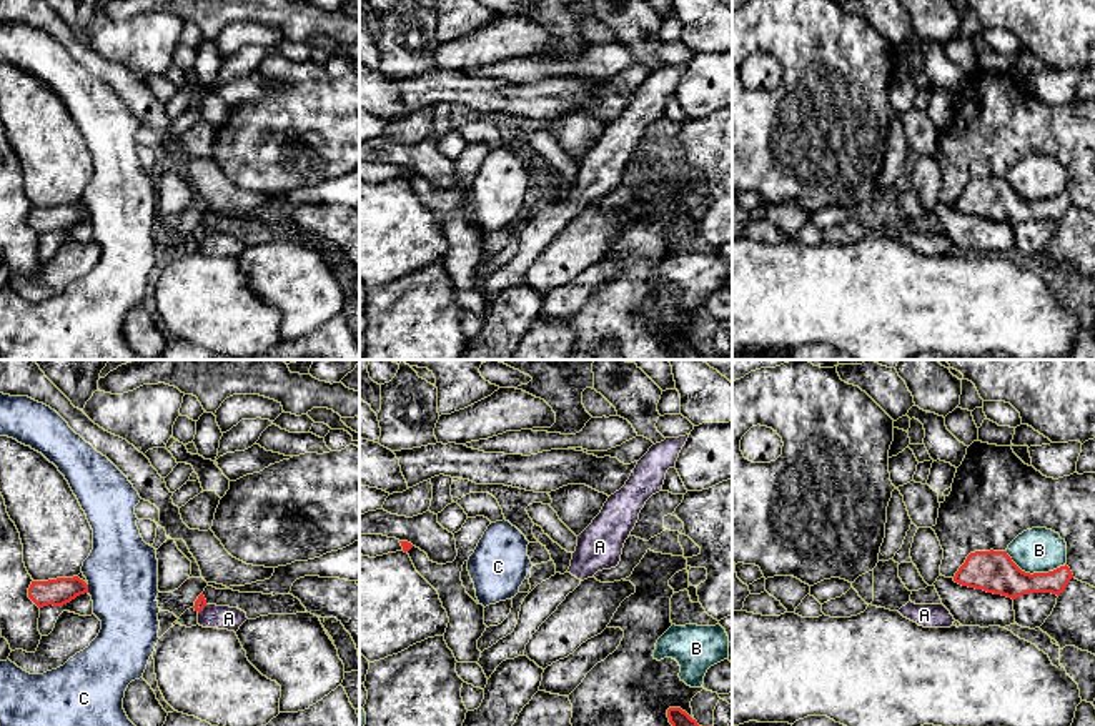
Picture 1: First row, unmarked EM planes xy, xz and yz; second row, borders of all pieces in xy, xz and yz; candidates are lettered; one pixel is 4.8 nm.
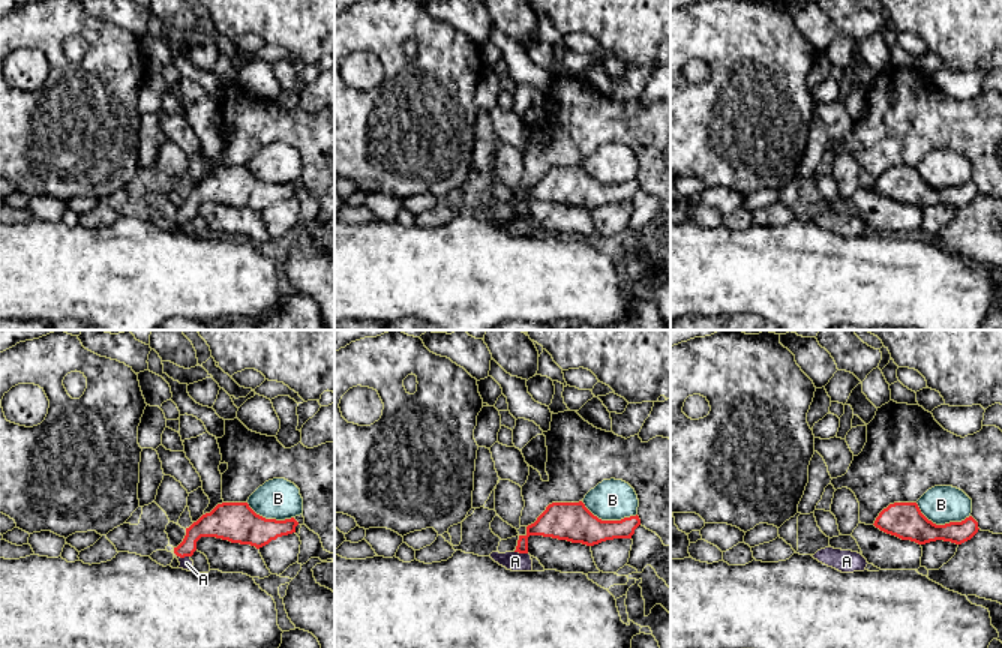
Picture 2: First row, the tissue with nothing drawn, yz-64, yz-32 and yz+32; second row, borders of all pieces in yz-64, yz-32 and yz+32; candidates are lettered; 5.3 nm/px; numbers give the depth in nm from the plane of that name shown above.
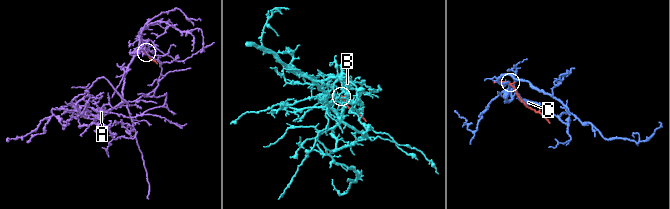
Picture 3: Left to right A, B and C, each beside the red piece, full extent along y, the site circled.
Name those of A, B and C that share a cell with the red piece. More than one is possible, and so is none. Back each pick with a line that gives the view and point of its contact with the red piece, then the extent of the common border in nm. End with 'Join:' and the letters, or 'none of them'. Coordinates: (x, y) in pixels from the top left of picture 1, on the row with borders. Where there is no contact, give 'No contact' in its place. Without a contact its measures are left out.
Join: none of them

